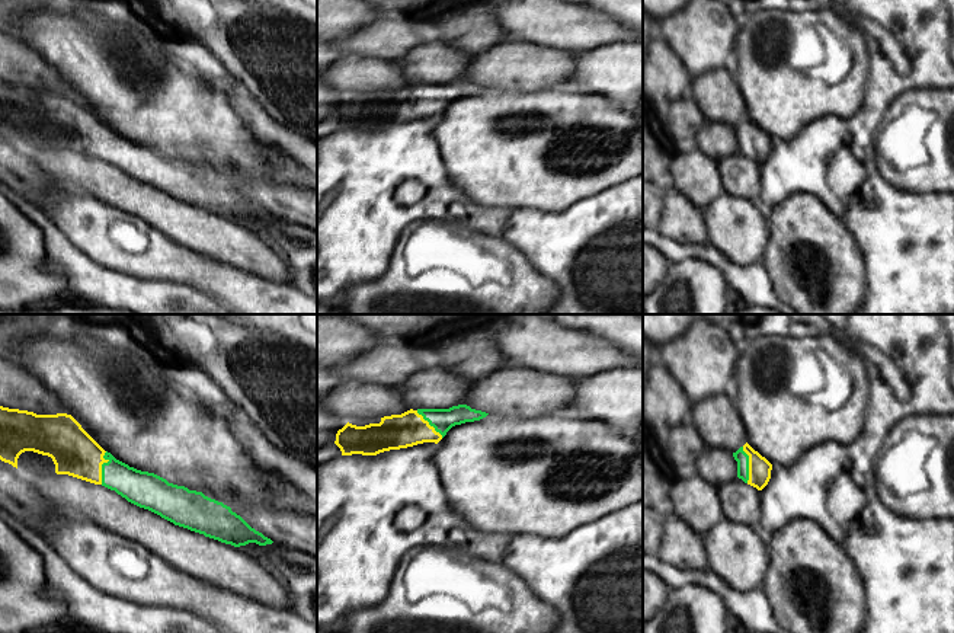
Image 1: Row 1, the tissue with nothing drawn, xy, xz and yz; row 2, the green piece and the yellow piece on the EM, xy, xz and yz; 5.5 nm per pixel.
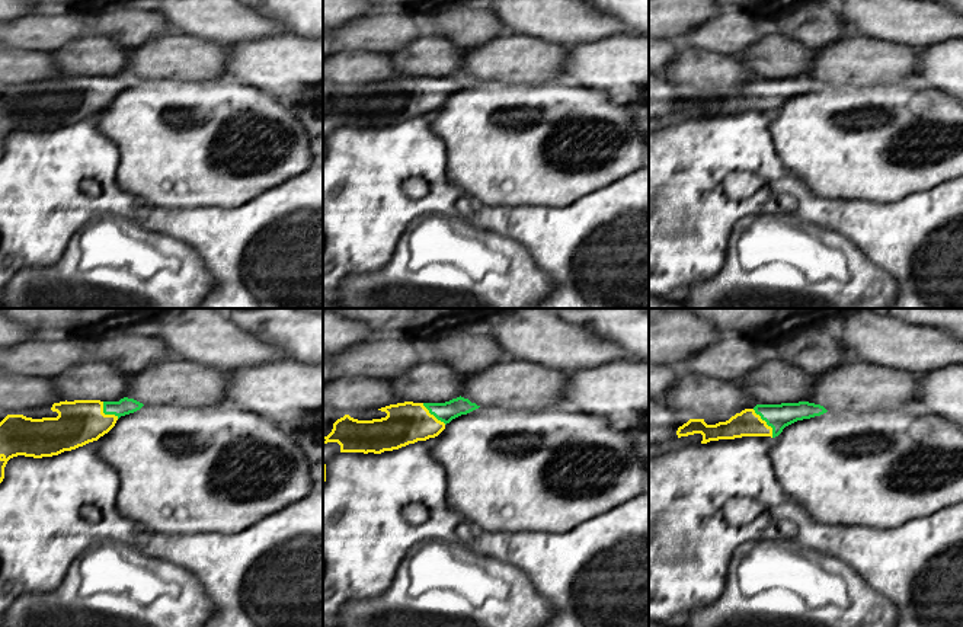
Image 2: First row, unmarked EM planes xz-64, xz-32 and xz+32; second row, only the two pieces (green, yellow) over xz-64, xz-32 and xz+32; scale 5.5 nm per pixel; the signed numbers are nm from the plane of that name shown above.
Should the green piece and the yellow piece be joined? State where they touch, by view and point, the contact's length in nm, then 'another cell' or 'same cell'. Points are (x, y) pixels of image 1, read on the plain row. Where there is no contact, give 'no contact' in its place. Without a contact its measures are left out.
meets green in xy at (102, 141); contact 190 nm long; same cell

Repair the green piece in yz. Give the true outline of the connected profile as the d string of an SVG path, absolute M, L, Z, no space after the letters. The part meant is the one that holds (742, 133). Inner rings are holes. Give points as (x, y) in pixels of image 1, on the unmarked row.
M747 116L733 127L733 131L737 135L739 153L758 164L762 164L768 159L772 138Z

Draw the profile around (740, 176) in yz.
M737 151L718 162L717 169L729 195L759 202L762 191L761 164Z

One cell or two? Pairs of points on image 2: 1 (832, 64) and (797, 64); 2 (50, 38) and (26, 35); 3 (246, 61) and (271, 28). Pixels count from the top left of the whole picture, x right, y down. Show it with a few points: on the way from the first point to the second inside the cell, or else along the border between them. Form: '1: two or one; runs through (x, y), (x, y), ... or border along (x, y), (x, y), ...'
1: two; border along (813, 50), (810, 69), (805, 74)
2: one; runs through (44, 35), (32, 35)
3: two; border along (285, 31), (232, 44)

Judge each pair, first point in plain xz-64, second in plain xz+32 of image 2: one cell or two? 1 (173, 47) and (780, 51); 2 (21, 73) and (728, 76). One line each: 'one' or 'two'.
1: two
2: one

